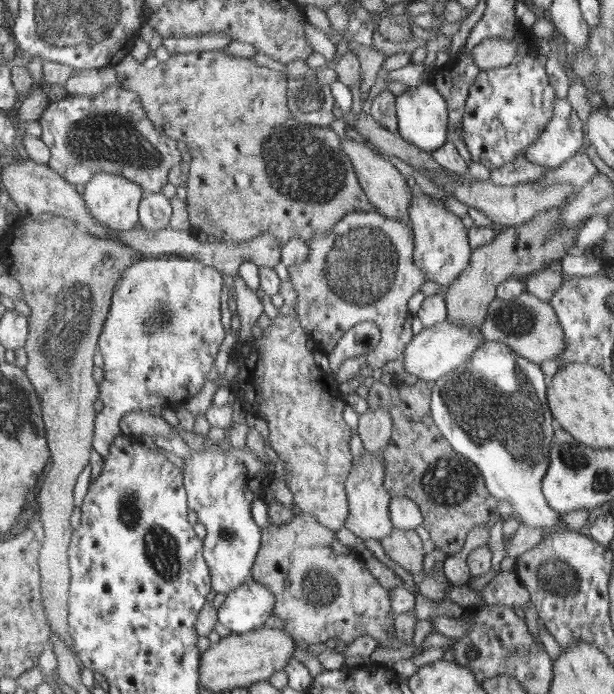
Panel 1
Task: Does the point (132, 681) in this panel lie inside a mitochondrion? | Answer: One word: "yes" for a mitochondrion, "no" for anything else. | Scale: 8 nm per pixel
no

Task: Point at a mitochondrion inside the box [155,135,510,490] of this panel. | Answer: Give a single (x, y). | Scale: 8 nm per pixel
(341, 266)

